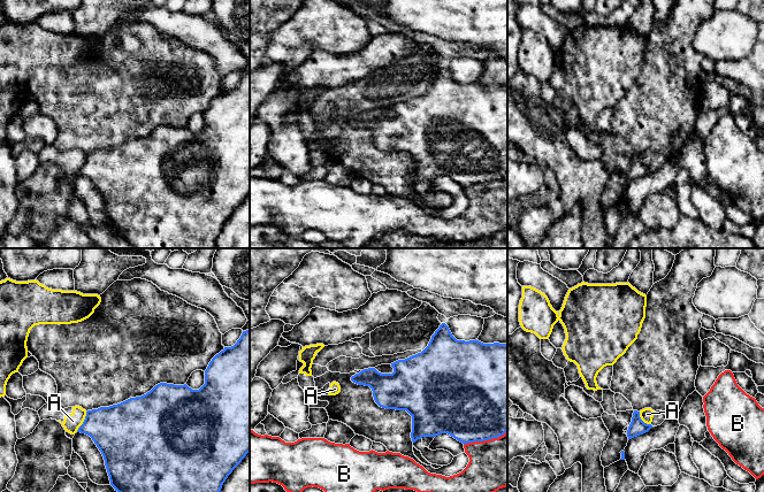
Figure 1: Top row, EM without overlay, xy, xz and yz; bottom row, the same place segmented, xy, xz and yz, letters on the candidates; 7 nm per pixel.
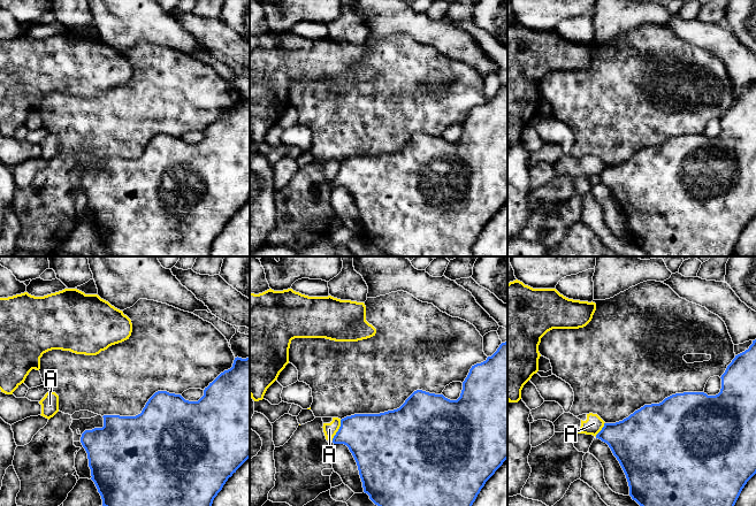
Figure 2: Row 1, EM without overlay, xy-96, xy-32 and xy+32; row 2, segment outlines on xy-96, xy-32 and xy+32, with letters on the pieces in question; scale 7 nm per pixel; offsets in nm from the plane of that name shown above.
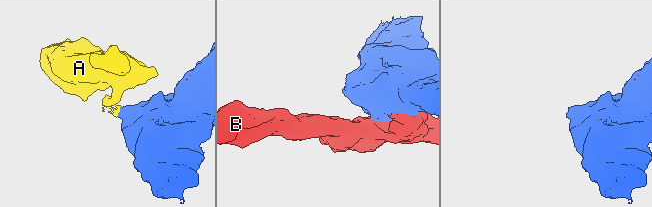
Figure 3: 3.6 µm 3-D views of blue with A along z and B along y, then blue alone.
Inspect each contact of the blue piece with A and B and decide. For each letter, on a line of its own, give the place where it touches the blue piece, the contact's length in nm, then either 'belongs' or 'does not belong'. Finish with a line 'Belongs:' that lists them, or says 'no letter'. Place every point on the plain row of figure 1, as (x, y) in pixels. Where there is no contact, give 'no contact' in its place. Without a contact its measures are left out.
A: xy (83, 164) | 170 nm | does not belong
B: xz (484, 182) | 320 nm | does not belong
Belongs: no letter

